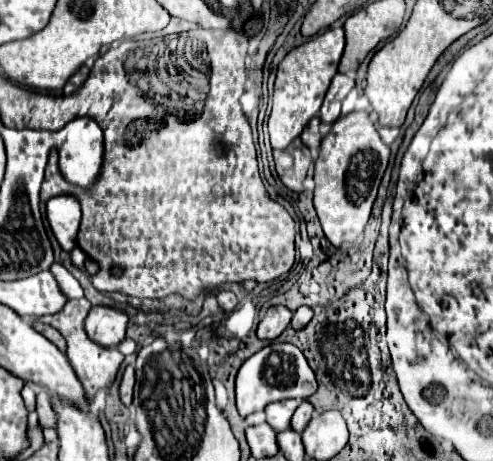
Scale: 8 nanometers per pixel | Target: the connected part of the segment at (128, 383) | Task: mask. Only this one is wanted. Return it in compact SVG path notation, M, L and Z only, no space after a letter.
M126 366L122 374L122 402L128 406L132 402L132 388L134 388L134 368Z

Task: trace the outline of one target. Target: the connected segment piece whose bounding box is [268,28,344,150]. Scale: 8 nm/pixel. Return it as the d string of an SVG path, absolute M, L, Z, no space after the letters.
M330 28L330 30L324 30L316 36L312 36L302 46L292 48L286 54L286 58L278 64L272 112L268 118L268 132L270 132L272 148L278 148L278 150L286 148L294 138L298 138L302 134L302 130L310 122L310 118L316 116L316 112L322 106L324 94L330 86L330 80L338 70L342 50L344 50L344 30Z

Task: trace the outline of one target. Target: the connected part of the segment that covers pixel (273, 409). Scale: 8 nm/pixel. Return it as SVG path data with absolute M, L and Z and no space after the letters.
M278 400L278 402L272 402L264 408L266 412L266 422L276 430L286 430L290 426L290 418L294 414L294 410L298 408L298 400Z

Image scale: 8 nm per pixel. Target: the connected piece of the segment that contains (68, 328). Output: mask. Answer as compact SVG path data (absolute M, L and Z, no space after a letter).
M86 298L68 300L60 312L50 314L50 316L42 316L40 320L42 320L44 324L50 324L52 328L56 328L58 332L64 334L66 344L68 344L66 356L70 358L70 364L74 366L74 372L78 374L78 378L80 378L80 382L82 382L82 386L84 386L84 390L86 390L86 396L92 398L100 388L106 388L106 386L110 386L110 384L114 382L116 372L118 372L118 368L120 368L124 356L118 352L118 348L106 350L106 348L98 346L96 342L92 342L92 340L86 336L86 332L84 332L84 318L86 318L88 310L90 310L90 302L88 302Z

